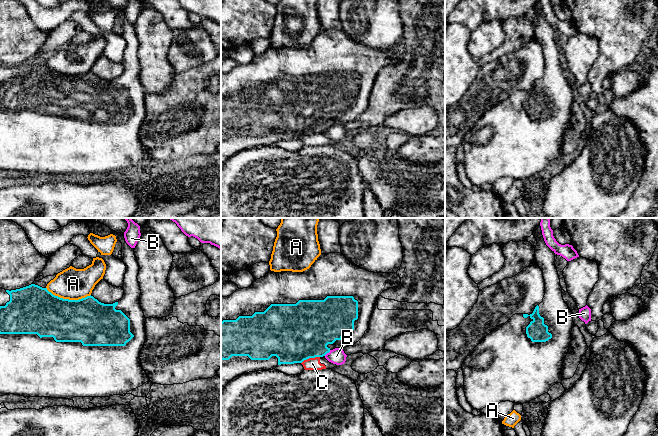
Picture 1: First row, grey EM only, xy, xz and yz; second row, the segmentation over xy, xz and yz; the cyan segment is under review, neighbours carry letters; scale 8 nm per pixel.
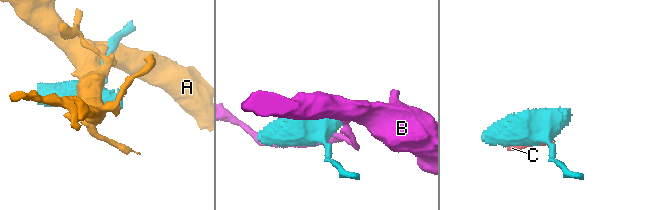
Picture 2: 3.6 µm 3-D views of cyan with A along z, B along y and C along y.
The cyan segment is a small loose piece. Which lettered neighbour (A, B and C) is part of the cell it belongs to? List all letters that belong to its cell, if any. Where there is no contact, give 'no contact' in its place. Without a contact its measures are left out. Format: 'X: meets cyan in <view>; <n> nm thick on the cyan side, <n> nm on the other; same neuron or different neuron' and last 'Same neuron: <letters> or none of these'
A: meets cyan in xy; 360 nm thick on the cyan side, 260 nm on the other; different neuron
B: meets cyan in xz; 440 nm thick on the cyan side, 130 nm on the other; different neuron
C: meets cyan in xz; 460 nm thick on the cyan side, 100 nm on the other; different neuron
Same neuron: none of these

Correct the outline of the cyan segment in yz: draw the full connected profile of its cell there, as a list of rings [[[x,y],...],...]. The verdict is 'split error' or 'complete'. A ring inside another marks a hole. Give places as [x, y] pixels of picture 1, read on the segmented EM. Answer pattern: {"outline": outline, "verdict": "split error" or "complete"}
{"outline": [[[541,226],[533,232],[537,240],[534,262],[543,271],[545,295],[532,314],[515,314],[505,324],[491,331],[466,357],[462,364],[464,392],[469,404],[477,410],[493,408],[500,402],[528,403],[562,382],[561,371],[564,359],[569,351],[571,331],[574,325],[573,314],[562,297],[559,275],[555,266],[555,253],[545,243]]], "verdict": "split error"}

